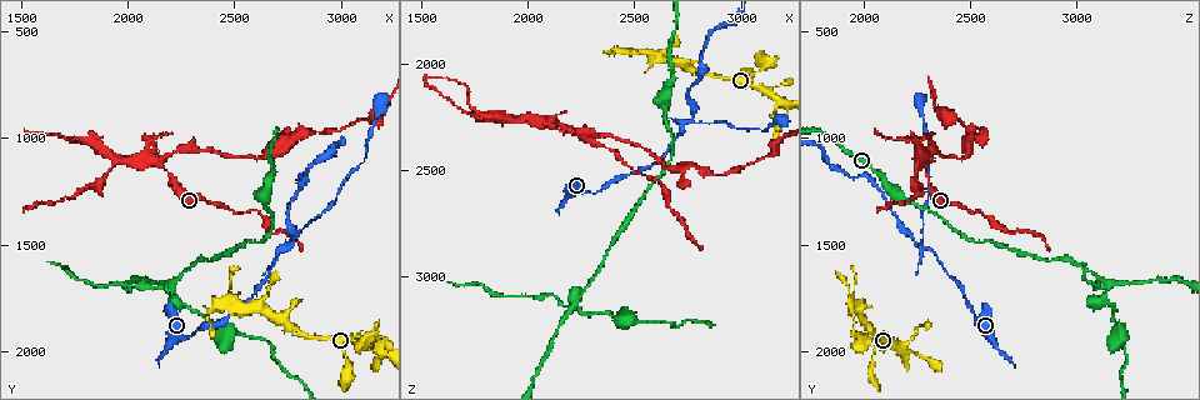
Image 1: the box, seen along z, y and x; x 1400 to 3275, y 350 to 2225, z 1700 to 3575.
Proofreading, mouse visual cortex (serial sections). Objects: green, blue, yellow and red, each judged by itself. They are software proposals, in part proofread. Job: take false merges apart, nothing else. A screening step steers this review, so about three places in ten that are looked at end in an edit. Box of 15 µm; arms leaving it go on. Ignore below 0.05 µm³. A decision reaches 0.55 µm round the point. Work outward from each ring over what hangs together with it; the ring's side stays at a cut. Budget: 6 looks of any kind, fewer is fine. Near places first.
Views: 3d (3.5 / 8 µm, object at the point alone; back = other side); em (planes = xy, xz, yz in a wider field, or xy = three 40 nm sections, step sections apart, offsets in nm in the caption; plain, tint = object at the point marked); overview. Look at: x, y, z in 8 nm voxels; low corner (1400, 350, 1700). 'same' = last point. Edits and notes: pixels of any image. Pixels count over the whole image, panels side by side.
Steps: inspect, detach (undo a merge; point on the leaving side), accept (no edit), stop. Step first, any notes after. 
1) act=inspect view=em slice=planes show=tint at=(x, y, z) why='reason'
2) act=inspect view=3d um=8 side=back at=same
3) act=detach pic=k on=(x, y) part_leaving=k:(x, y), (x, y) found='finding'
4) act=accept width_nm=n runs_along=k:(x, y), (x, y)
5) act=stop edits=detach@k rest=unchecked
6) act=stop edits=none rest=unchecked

act=inspect view=3d um=3.5 at=(2520, 1760, 1940) why='sudden change in width'

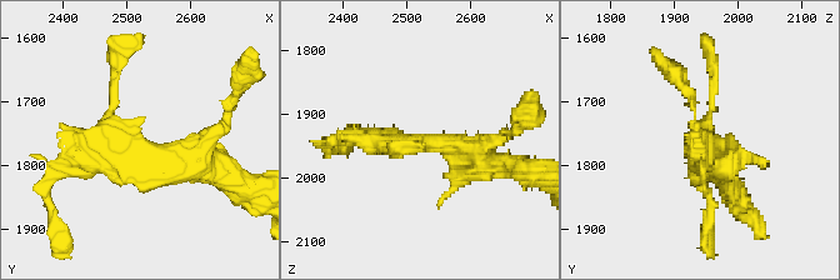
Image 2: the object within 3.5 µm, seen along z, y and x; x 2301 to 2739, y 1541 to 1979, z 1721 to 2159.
act=inspect view=em slice=xy step=2 show=tint at=(2515, 1765, 1940)

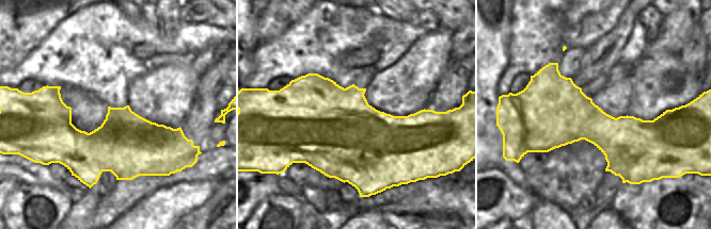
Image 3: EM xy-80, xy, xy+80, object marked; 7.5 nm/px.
act=accept runs_along=2:(208, 160), (143, 153), (111, 119), (116, 69) found='continuous, no second cell'

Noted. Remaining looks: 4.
act=inspect view=3d um=3.5 side=back at=(2740, 1500, 2260) why='a fork'

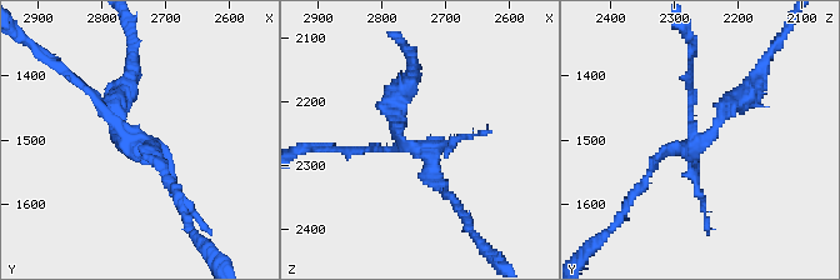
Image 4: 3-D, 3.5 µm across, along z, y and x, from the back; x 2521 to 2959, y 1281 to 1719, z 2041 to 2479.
act=inspect view=em slice=planes show=tint at=(2755, 1510, 2270) why='shape alone is not enough'

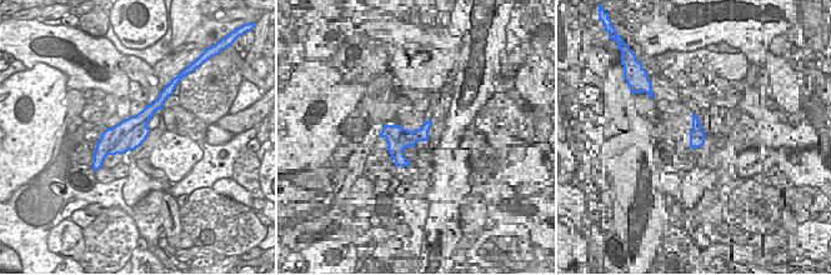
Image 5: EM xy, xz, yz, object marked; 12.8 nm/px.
act=detach pic=4 on=(95, 95) border=5:(146, 125), (124, 136), (125, 151) found='a second cell is stuck on'

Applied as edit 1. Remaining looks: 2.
act=stop edits=detach@4 rest=unchecked

